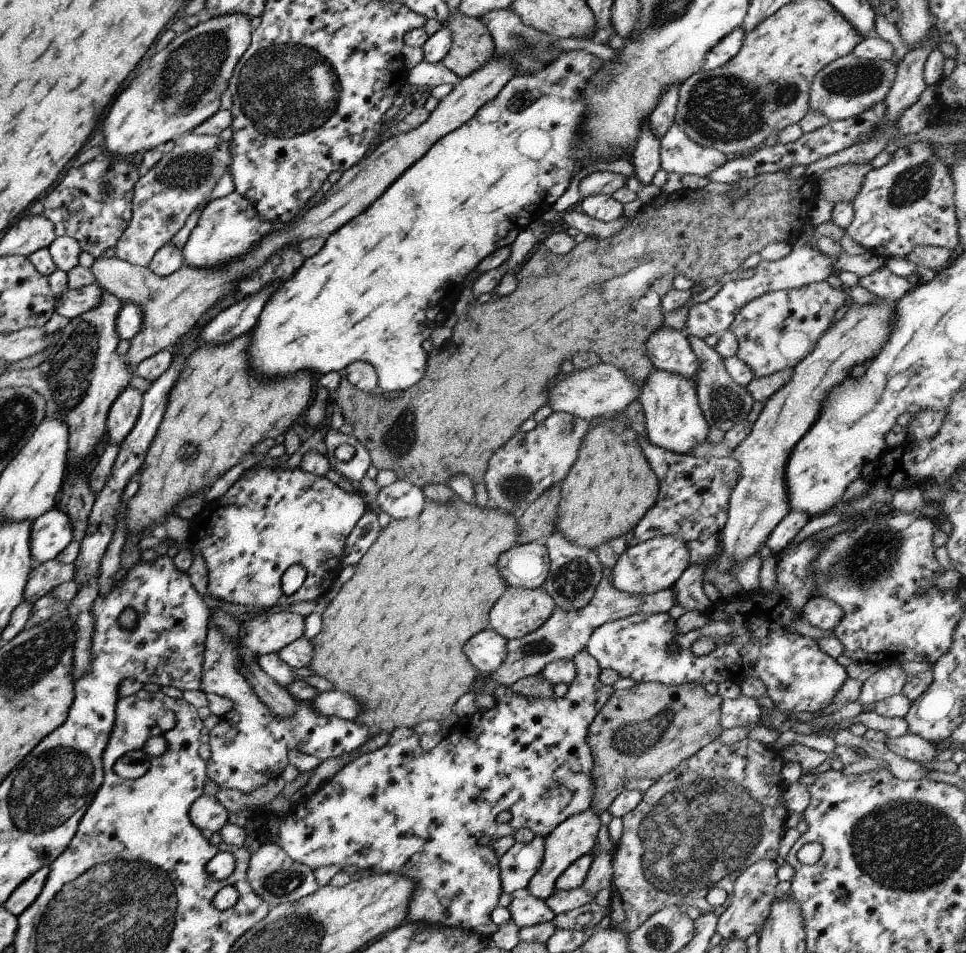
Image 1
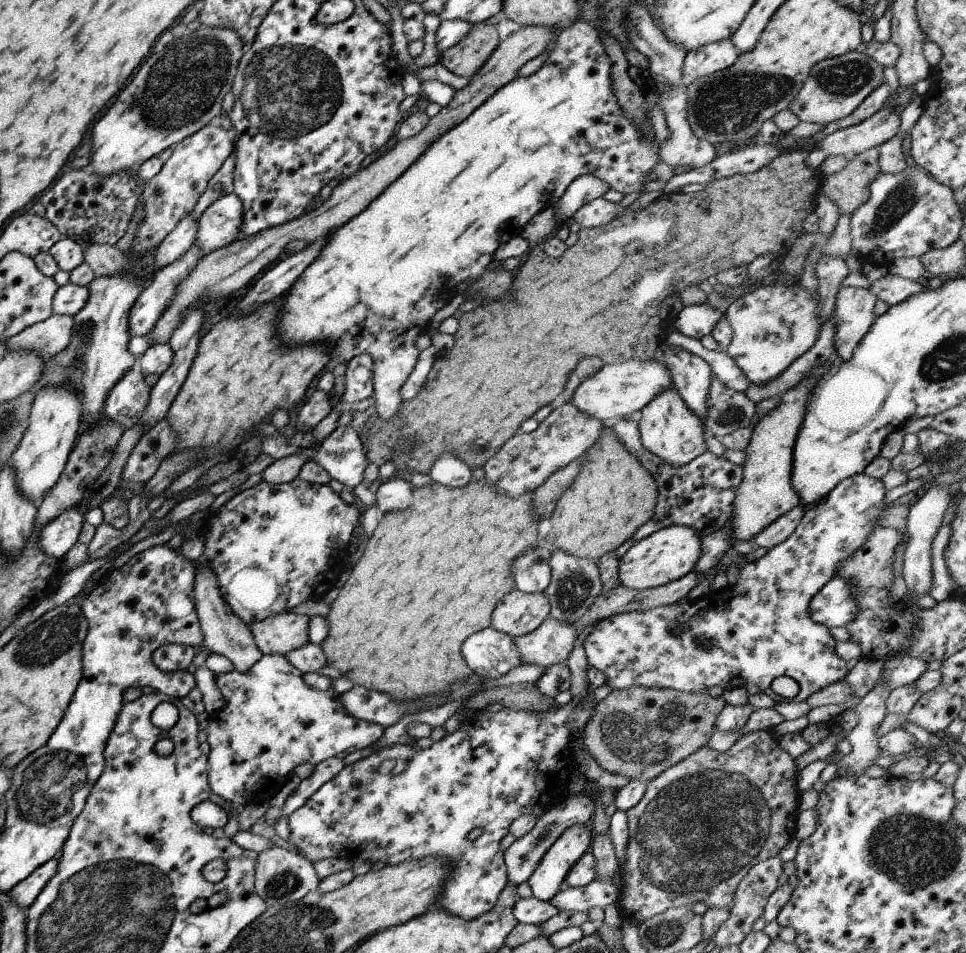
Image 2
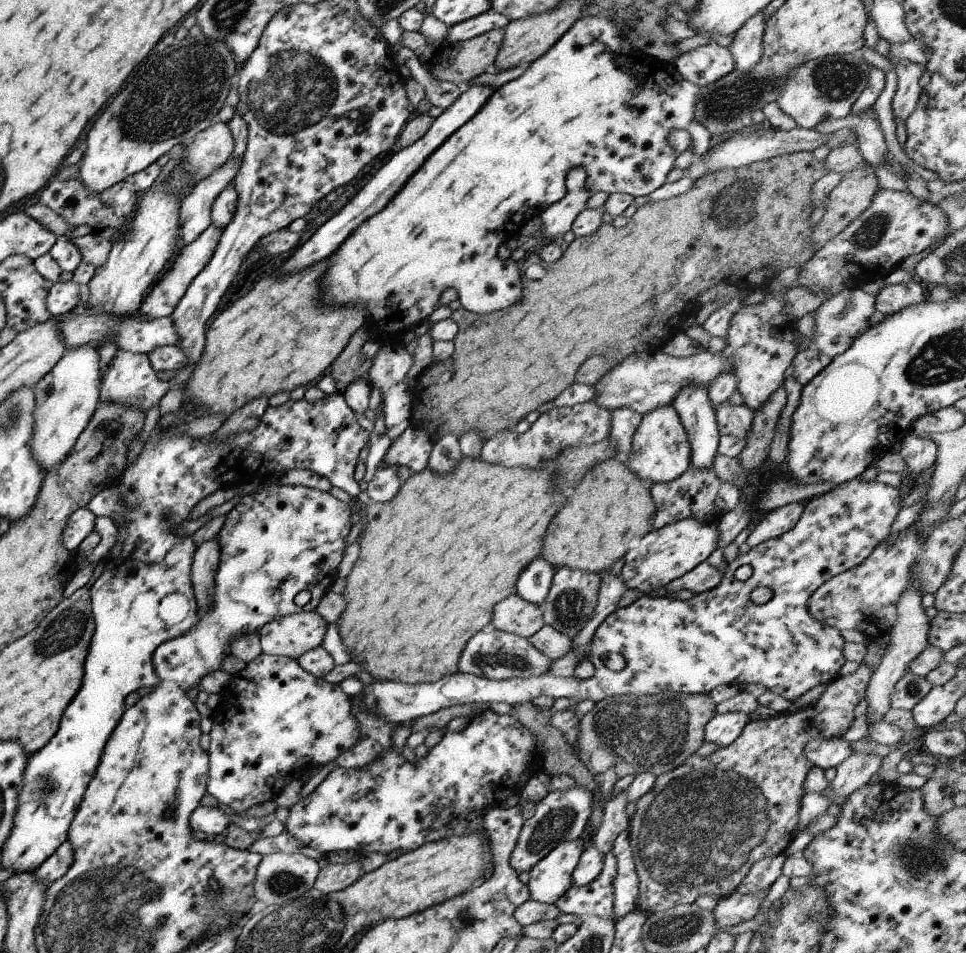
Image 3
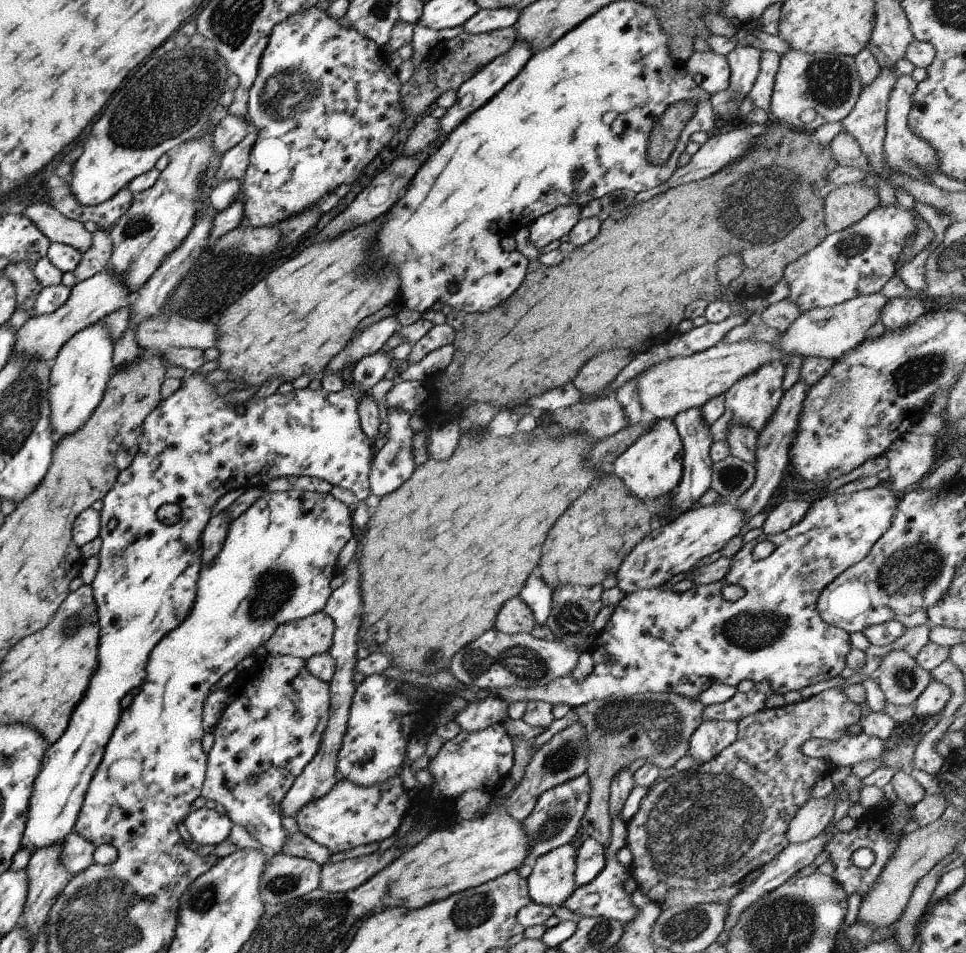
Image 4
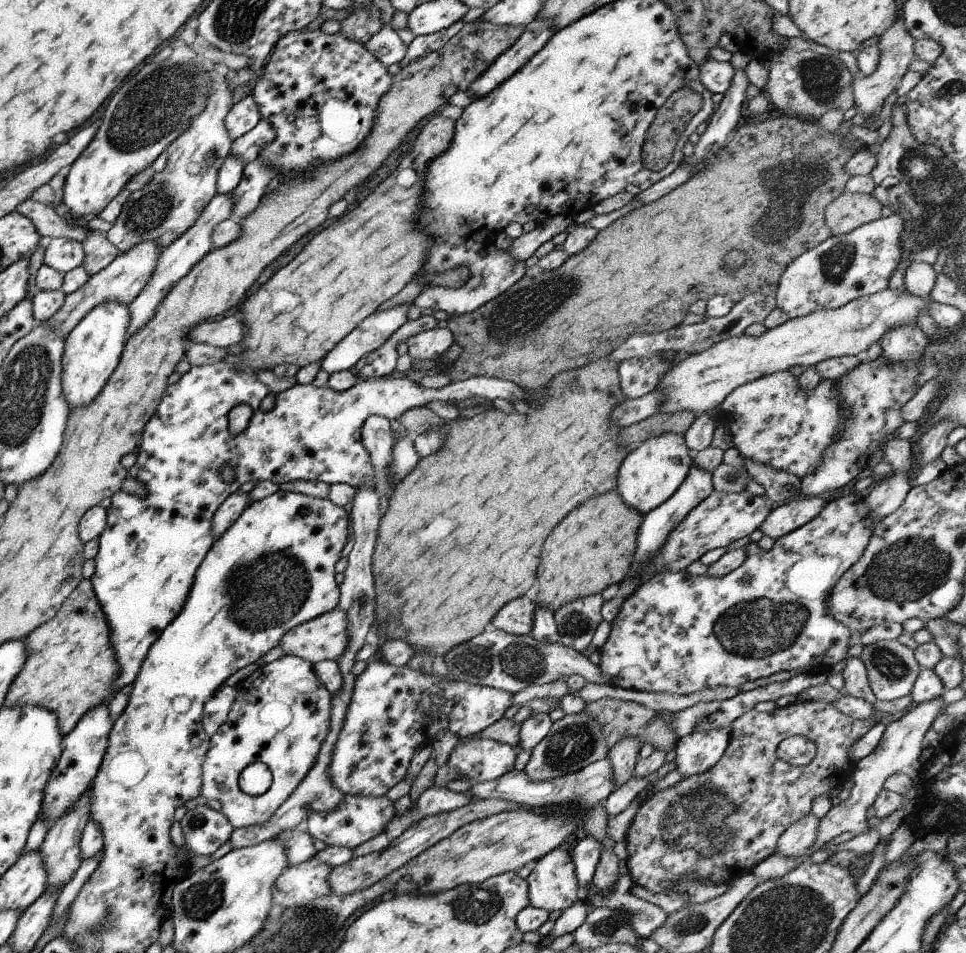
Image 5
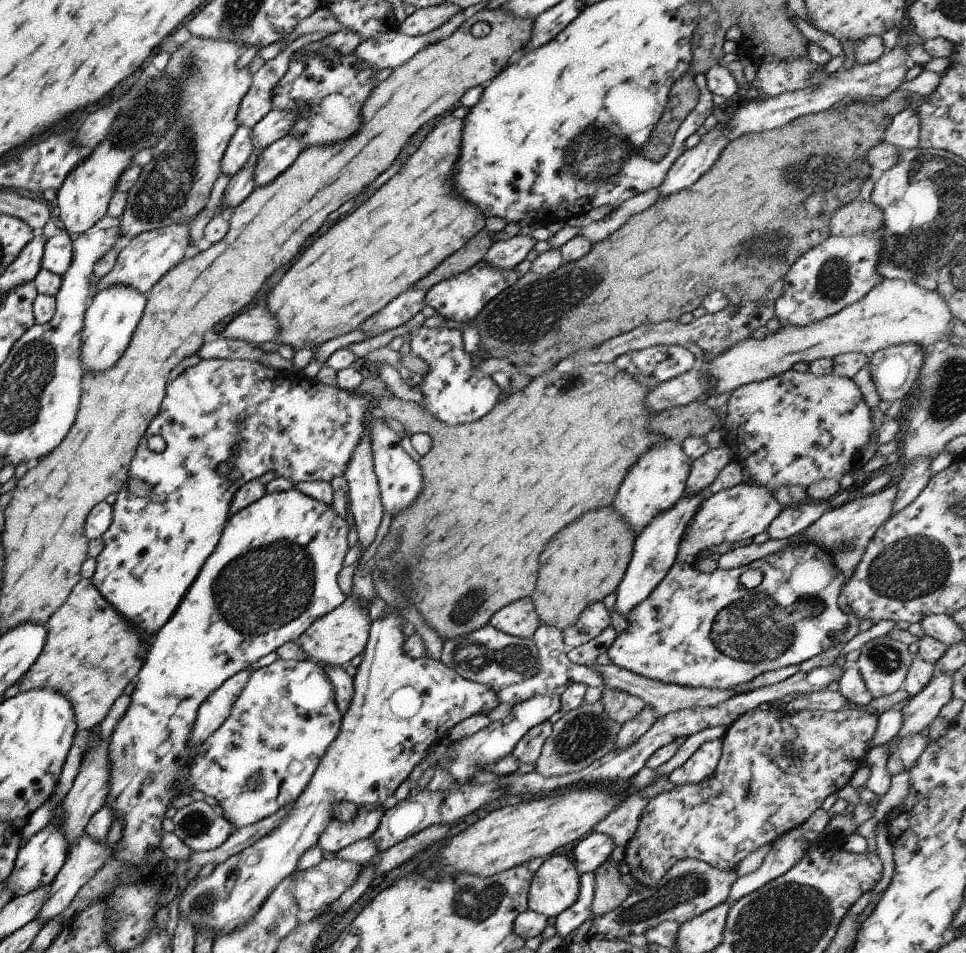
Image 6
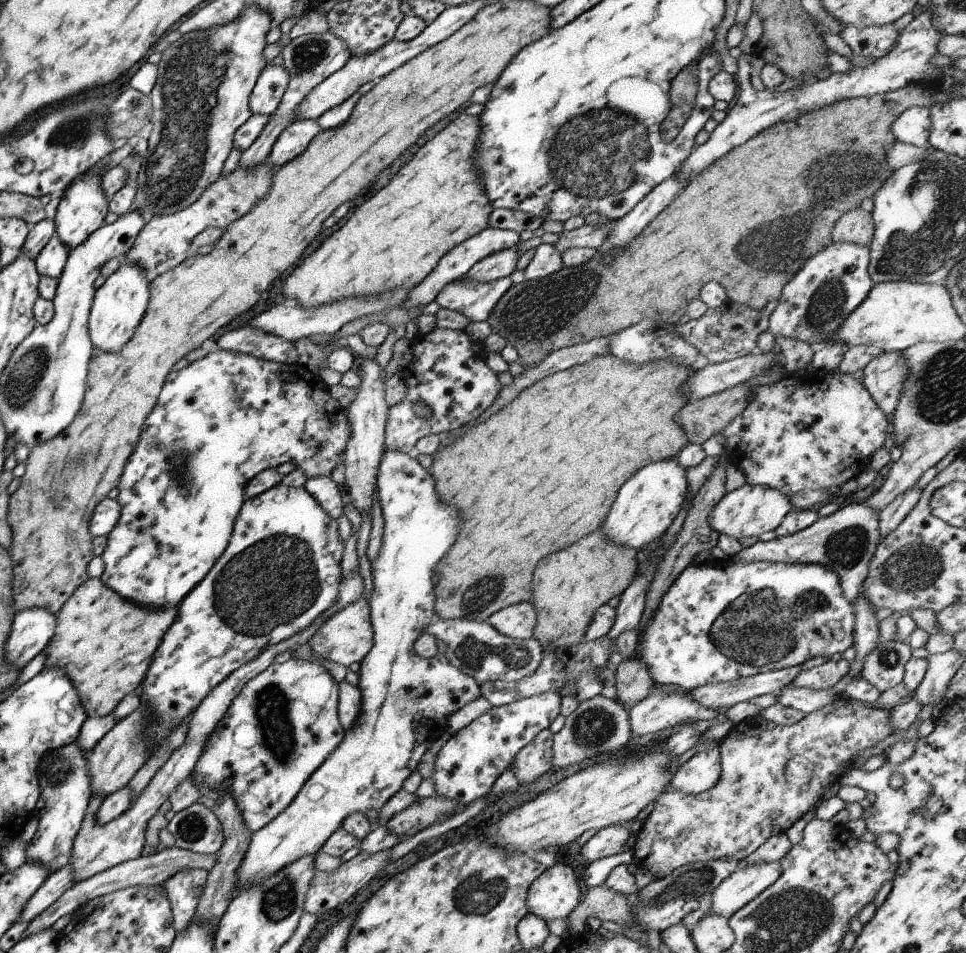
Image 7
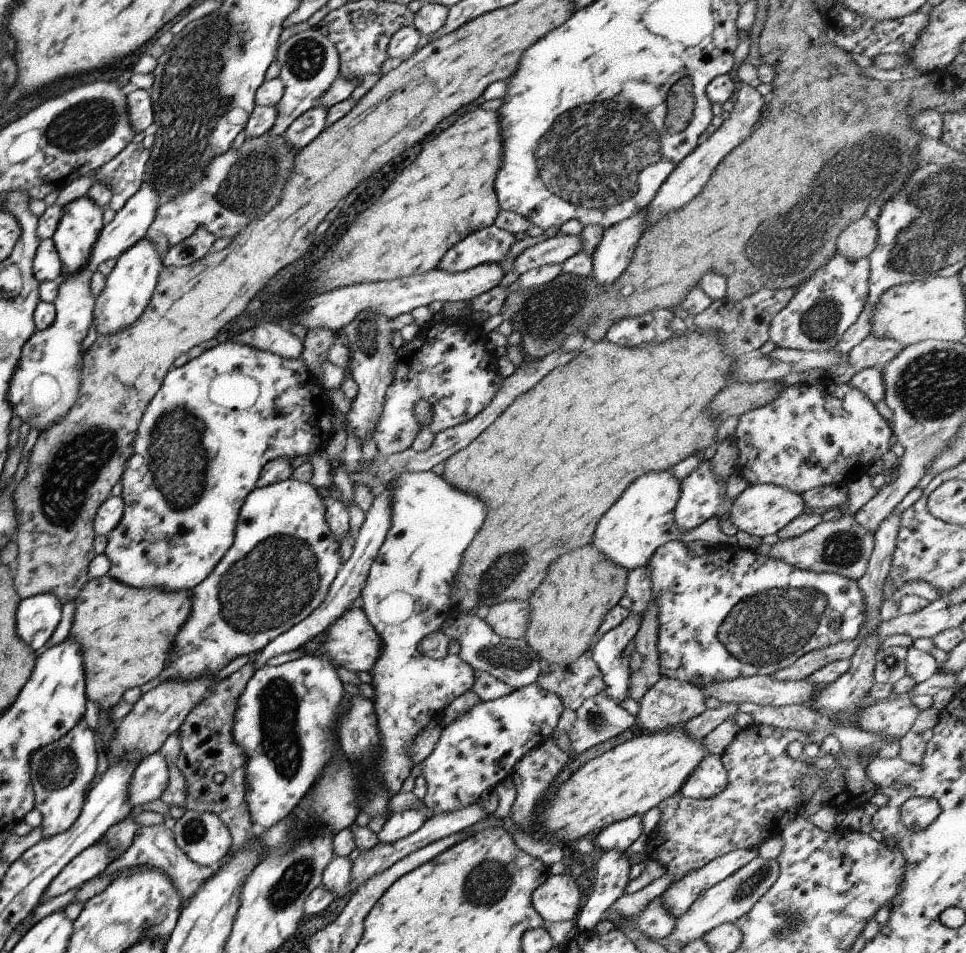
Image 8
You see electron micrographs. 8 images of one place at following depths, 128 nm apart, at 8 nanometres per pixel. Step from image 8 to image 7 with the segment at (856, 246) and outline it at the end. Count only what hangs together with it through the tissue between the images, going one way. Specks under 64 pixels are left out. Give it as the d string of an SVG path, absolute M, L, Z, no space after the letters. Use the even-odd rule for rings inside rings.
M861 207L844 212L832 226L831 240L856 245L868 245L872 240L874 224L870 212Z

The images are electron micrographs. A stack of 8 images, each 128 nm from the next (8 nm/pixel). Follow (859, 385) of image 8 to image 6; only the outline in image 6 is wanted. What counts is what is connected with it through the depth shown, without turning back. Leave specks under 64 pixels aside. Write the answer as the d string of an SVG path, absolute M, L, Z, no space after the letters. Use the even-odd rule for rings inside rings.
M899 344L869 356L869 374L881 401L893 402L911 391L923 362L923 348Z

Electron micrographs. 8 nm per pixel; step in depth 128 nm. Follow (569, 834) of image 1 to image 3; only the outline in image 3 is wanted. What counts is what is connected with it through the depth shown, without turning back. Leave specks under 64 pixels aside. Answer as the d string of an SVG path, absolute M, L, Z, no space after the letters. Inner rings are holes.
M577 838L554 846L529 870L527 886L530 898L545 905L553 905L571 882L571 873L583 852L583 843Z

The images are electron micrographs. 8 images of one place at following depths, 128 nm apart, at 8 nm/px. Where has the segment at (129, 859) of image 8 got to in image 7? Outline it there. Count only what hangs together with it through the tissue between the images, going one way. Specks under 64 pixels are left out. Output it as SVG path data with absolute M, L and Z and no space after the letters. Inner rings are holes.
M182 870L163 883L175 934L185 930L192 920L206 878L205 870Z

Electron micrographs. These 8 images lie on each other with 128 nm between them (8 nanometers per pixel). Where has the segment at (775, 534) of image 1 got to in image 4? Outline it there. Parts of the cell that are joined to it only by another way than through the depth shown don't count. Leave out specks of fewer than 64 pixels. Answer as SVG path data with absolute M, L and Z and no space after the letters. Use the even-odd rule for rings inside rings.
M789 500L781 502L775 508L769 510L765 522L761 526L764 534L775 535L785 532L791 526L795 526L808 512L810 504L803 500Z

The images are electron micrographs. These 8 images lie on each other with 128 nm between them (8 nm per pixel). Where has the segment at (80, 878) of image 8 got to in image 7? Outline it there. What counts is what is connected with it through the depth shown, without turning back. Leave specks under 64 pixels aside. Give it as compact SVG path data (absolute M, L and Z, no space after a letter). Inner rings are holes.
M69 864L53 871L44 878L37 890L28 898L20 915L16 918L16 922L29 922L34 916L37 916L50 904L53 904L73 884L74 879Z

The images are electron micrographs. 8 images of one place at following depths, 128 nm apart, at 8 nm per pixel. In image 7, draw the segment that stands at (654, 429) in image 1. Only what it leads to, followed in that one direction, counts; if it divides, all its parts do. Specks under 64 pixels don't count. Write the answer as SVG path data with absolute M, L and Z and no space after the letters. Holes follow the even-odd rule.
M676 456L641 467L619 488L611 510L607 512L602 533L612 542L641 551L652 540L661 537L673 522L683 504L687 484L685 470L676 461Z

